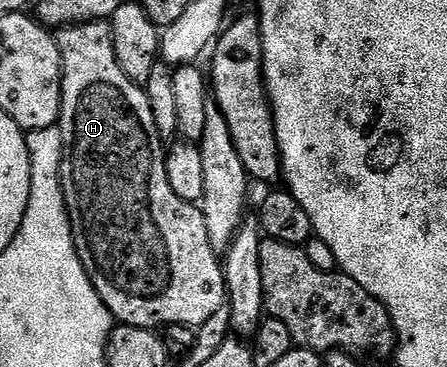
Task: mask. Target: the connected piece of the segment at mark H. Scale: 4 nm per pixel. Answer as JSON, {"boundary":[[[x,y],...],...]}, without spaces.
{"boundary":[[[94,20],[94,21],[91,21],[91,22],[75,22],[75,23],[73,23],[73,25],[72,25],[72,26],[63,26],[63,27],[60,27],[60,29],[58,29],[58,30],[57,30],[57,31],[56,31],[56,34],[55,34],[55,37],[56,37],[56,39],[57,39],[57,43],[58,43],[58,44],[59,44],[59,52],[60,52],[60,53],[61,53],[61,121],[60,121],[60,123],[59,123],[59,129],[60,129],[60,131],[61,131],[61,135],[62,135],[62,136],[63,136],[63,148],[64,148],[64,149],[65,149],[65,150],[64,150],[64,151],[63,151],[63,152],[62,152],[62,153],[61,153],[61,191],[62,191],[62,192],[63,192],[63,196],[64,196],[64,197],[65,197],[65,207],[66,207],[66,208],[67,208],[67,212],[68,212],[68,213],[69,213],[69,219],[70,219],[70,220],[71,220],[71,232],[72,232],[72,233],[73,233],[73,239],[74,239],[74,240],[75,240],[75,248],[76,248],[76,249],[77,249],[77,251],[78,251],[78,252],[79,252],[79,260],[80,260],[80,261],[81,261],[81,263],[82,263],[82,264],[83,264],[83,268],[84,268],[84,269],[85,269],[85,271],[86,271],[86,272],[87,272],[87,276],[88,276],[88,277],[89,277],[89,279],[90,279],[90,280],[91,280],[91,284],[95,284],[95,292],[99,292],[99,296],[100,296],[100,297],[101,297],[101,299],[102,299],[102,300],[103,300],[103,304],[107,304],[107,308],[108,308],[108,309],[109,309],[109,310],[110,310],[110,311],[111,311],[111,312],[112,312],[112,314],[113,314],[113,317],[114,317],[114,319],[116,319],[116,321],[117,321],[117,322],[118,322],[118,323],[121,323],[121,324],[124,324],[124,325],[126,325],[126,326],[138,326],[138,327],[139,327],[139,328],[147,328],[147,329],[148,329],[148,330],[152,330],[152,329],[154,329],[154,328],[164,328],[164,327],[166,327],[166,326],[174,326],[174,325],[175,325],[175,324],[183,324],[183,325],[184,325],[184,326],[191,326],[191,327],[194,327],[194,328],[196,328],[196,327],[199,327],[199,326],[201,326],[201,325],[202,325],[202,324],[203,324],[203,320],[207,320],[207,319],[208,319],[208,318],[209,318],[209,317],[210,317],[210,316],[212,316],[212,315],[213,315],[213,313],[215,313],[215,312],[216,312],[216,310],[217,310],[217,309],[219,309],[219,307],[221,307],[221,306],[223,306],[223,305],[226,305],[226,302],[227,302],[227,295],[226,295],[226,293],[225,293],[225,271],[224,271],[224,269],[223,269],[223,262],[222,262],[222,259],[221,259],[221,258],[220,258],[220,257],[219,257],[219,255],[218,255],[218,254],[216,254],[216,253],[215,253],[215,252],[214,252],[214,250],[213,250],[213,249],[212,249],[212,248],[211,248],[211,240],[207,240],[207,224],[206,224],[206,223],[205,223],[205,221],[204,221],[204,220],[203,220],[203,212],[202,212],[202,211],[201,211],[201,207],[200,207],[200,205],[197,205],[197,204],[194,204],[194,203],[191,203],[191,202],[188,202],[188,201],[187,201],[187,200],[179,200],[179,196],[175,196],[175,192],[174,192],[174,190],[173,190],[173,189],[171,189],[171,184],[167,184],[167,168],[166,168],[166,167],[165,167],[165,156],[166,156],[166,153],[167,153],[167,150],[166,150],[166,147],[165,147],[165,146],[164,146],[164,145],[163,145],[163,139],[162,139],[162,137],[161,137],[161,134],[160,134],[160,133],[159,133],[159,131],[157,131],[157,129],[156,129],[156,128],[155,128],[155,116],[151,116],[151,104],[150,104],[150,103],[149,103],[149,98],[148,98],[148,97],[147,97],[147,95],[145,95],[145,92],[144,92],[144,89],[142,89],[142,87],[140,87],[140,86],[136,86],[136,85],[135,85],[135,84],[134,84],[134,83],[133,83],[133,82],[132,82],[132,81],[131,81],[131,80],[127,80],[127,76],[123,76],[123,68],[119,68],[119,60],[118,60],[118,59],[117,59],[117,57],[116,57],[116,56],[115,56],[115,44],[114,44],[114,43],[113,43],[113,33],[112,33],[112,32],[111,32],[111,28],[110,28],[110,27],[109,27],[109,22],[108,22],[108,21],[105,21],[105,20]]]}

